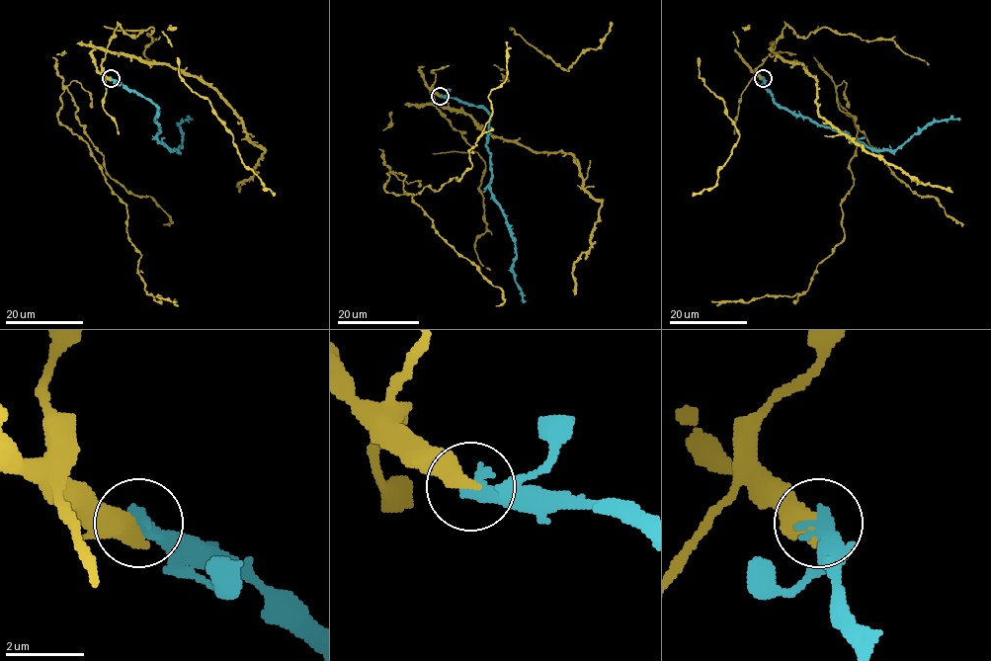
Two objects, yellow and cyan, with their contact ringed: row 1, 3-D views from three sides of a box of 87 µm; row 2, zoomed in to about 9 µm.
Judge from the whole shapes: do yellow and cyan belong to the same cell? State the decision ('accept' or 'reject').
accept

